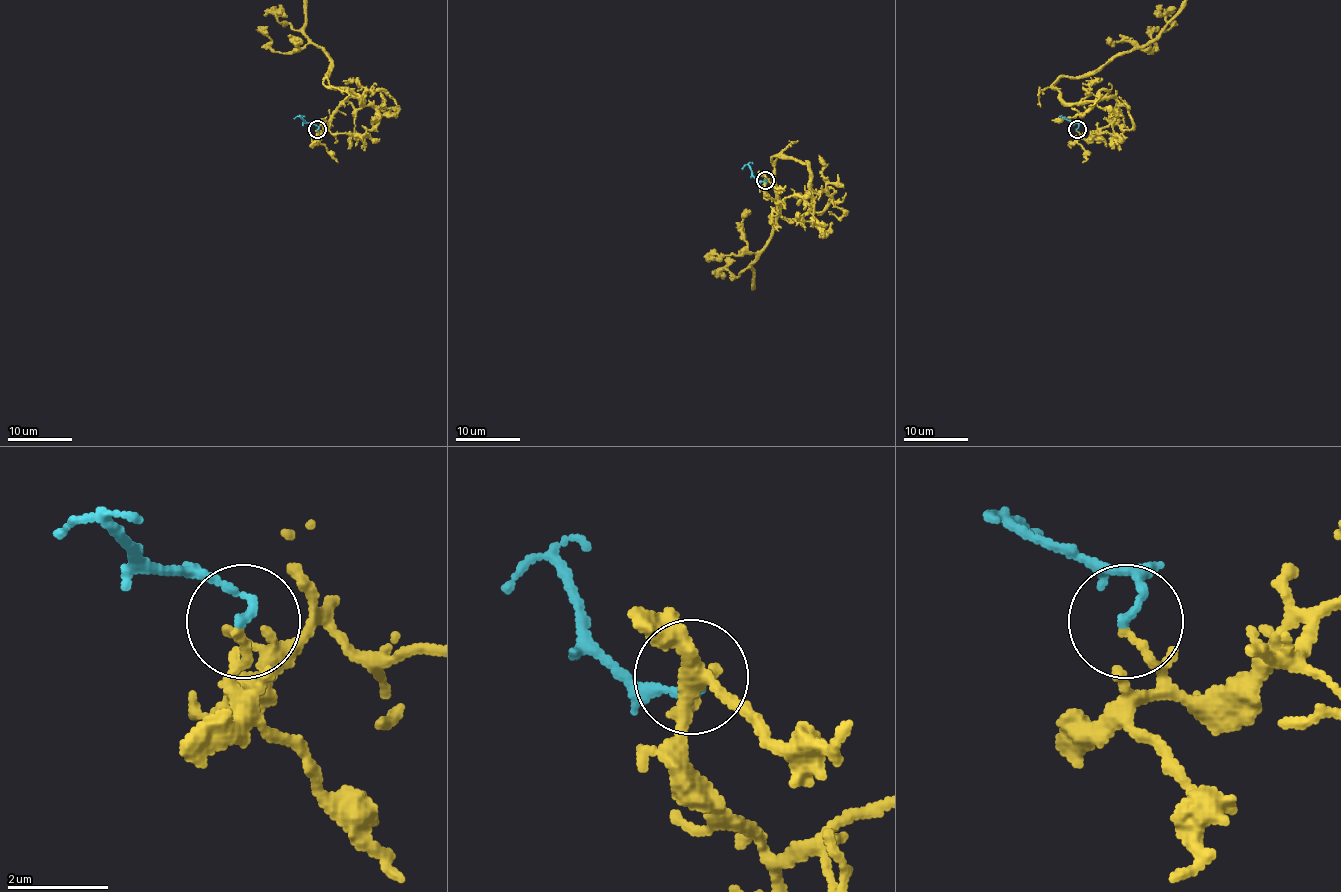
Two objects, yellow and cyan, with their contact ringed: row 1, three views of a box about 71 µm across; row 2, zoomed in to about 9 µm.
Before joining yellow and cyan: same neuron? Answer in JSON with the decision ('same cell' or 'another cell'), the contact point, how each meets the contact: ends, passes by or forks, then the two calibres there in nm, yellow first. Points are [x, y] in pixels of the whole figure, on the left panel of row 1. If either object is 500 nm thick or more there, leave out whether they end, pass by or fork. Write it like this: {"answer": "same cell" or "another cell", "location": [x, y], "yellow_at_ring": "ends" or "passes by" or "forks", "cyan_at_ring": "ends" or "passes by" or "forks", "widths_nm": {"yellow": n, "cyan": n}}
{"answer": "same cell", "location": [317, 129], "yellow_at_ring": "passes by", "cyan_at_ring": "ends", "widths_nm": {"yellow": 110, "cyan": 140}}

